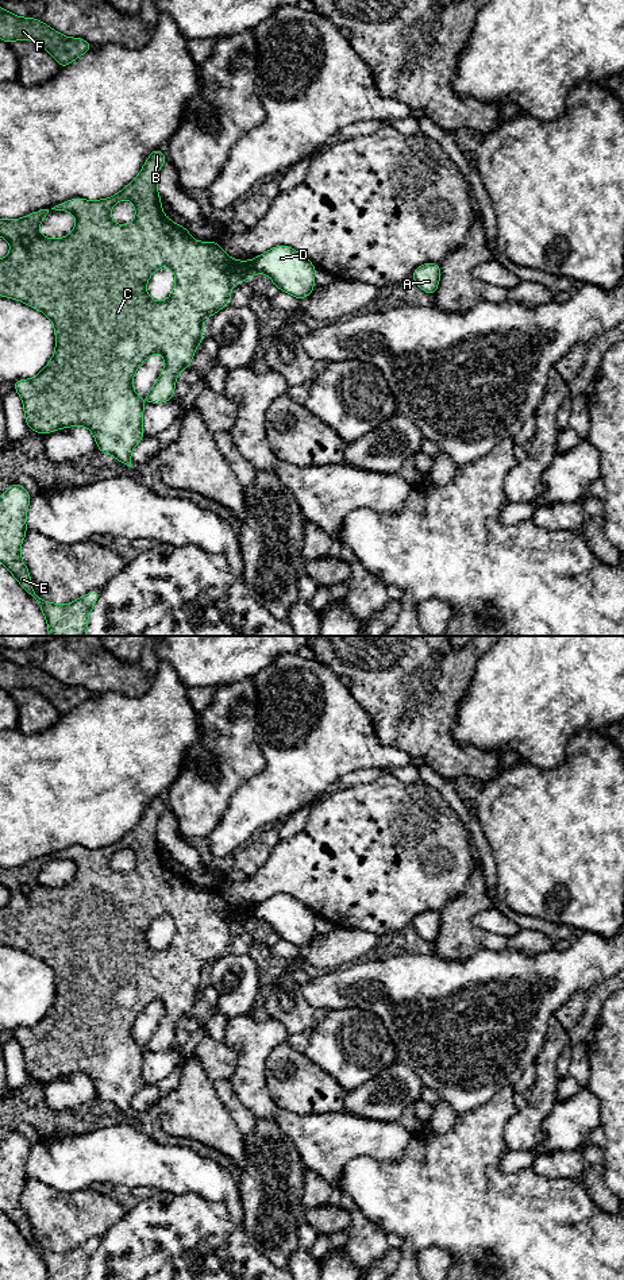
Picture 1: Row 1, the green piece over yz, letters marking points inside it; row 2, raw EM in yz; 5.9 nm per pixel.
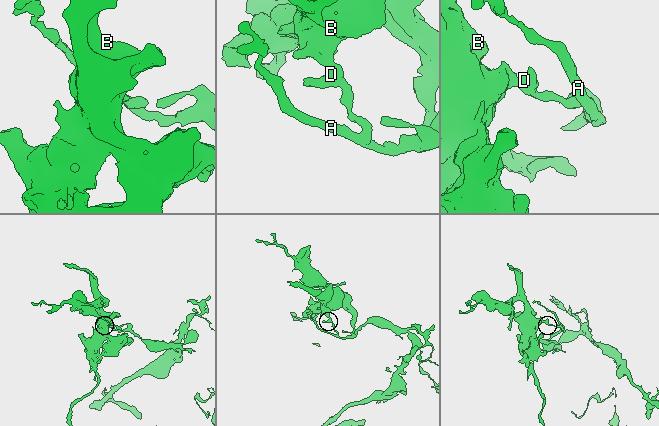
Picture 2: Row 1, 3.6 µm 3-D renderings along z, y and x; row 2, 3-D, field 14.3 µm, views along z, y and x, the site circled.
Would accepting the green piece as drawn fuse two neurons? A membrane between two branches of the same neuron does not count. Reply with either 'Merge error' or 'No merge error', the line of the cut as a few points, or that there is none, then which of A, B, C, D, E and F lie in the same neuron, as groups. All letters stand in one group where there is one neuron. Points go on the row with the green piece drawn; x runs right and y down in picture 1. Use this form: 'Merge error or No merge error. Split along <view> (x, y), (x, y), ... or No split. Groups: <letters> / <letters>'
Merge error. Split along yz (255, 259), (253, 273). Groups: A D / B C E F

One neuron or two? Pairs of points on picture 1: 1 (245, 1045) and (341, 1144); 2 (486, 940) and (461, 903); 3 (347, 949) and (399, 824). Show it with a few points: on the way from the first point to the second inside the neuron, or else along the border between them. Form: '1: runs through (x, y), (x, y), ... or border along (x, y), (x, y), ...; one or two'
1: runs through (250, 1078), (250, 1087), (280, 1117), (308, 1133); one
2: runs through (476, 935), (461, 920), (461, 914); one
3: border along (338, 926), (359, 928), (378, 936); two

